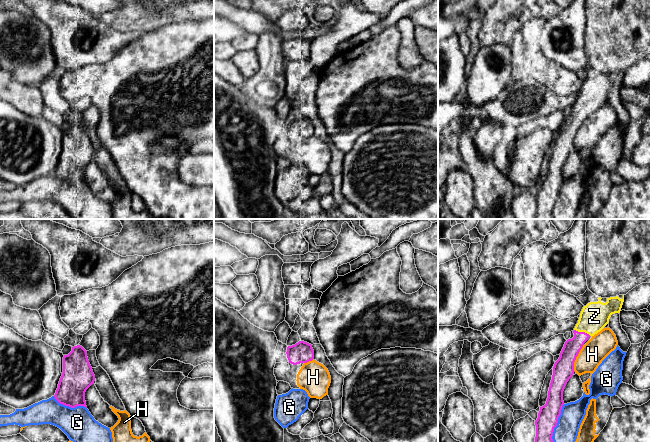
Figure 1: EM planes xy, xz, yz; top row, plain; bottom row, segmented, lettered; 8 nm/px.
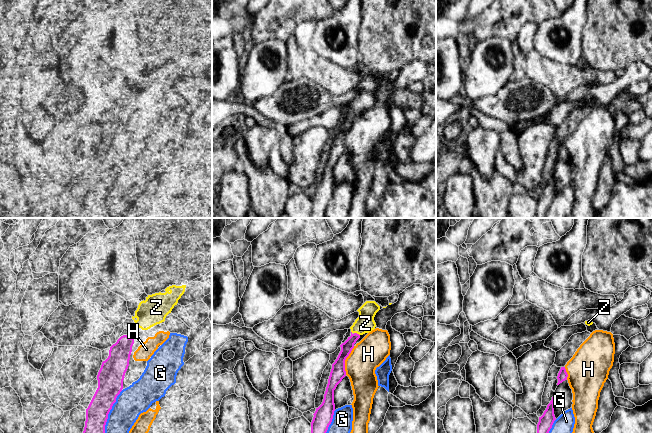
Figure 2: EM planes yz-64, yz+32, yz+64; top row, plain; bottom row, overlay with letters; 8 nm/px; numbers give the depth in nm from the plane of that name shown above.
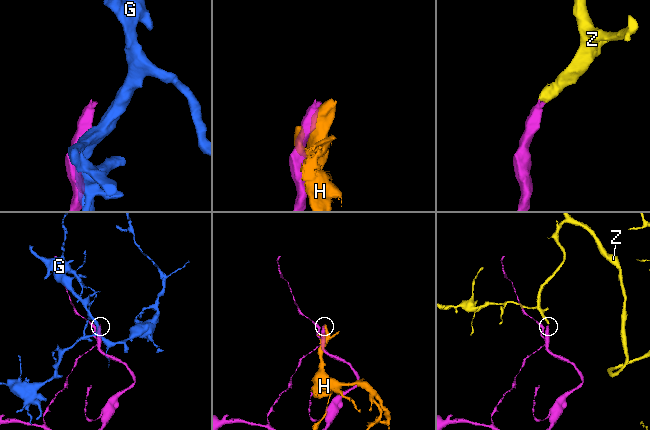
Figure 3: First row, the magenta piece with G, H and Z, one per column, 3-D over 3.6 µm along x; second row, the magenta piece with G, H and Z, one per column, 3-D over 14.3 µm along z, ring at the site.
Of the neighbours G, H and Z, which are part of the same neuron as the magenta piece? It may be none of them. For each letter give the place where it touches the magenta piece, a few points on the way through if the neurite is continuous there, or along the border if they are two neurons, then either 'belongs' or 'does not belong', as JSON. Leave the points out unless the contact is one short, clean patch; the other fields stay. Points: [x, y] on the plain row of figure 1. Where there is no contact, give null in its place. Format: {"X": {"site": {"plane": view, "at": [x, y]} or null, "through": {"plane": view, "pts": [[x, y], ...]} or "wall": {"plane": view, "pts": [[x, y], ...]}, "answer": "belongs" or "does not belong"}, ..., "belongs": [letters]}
{"G": {"site": {"plane": "yz", "at": [557, 198]}, "answer": "does not belong"}, "H": {"site": {"plane": "yz", "at": [575, 134]}, "answer": "does not belong"}, "Z": {"site": {"plane": "yz", "at": [582, 108]}, "answer": "belongs"}, "belongs": ["Z"]}

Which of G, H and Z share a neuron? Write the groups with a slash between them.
G / H / Z

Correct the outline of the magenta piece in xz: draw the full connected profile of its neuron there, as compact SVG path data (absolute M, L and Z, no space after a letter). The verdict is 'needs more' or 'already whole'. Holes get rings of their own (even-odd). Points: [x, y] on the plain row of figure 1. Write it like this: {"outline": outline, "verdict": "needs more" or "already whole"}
{"outline": "M299 117L295 121L288 122L286 130L289 139L293 141L307 139L314 135L312 121L304 117Z", "verdict": "already whole"}

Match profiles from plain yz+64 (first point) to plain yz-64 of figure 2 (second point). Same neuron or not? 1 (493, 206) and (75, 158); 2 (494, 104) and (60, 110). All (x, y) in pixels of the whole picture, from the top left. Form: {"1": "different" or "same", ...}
{"1": "different", "2": "same"}

